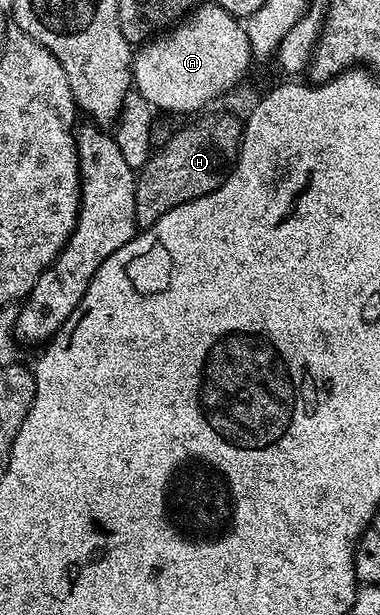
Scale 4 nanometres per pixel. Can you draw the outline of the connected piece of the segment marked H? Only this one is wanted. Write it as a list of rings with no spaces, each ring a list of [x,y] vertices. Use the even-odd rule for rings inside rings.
[[[224,111],[218,112],[217,115],[203,115],[204,114],[201,114],[199,117],[196,117],[201,117],[201,119],[196,119],[193,123],[186,124],[185,127],[173,137],[173,139],[166,140],[161,147],[159,144],[159,146],[153,150],[152,154],[148,156],[148,160],[145,161],[143,167],[139,168],[136,176],[136,192],[134,193],[134,217],[136,218],[137,228],[143,229],[150,225],[154,225],[159,219],[166,217],[166,213],[170,213],[170,209],[178,209],[178,205],[189,203],[198,197],[206,197],[210,193],[214,193],[214,189],[218,189],[224,184],[226,177],[232,171],[233,167],[236,166],[240,157],[240,142],[242,141],[242,133],[244,132],[243,122],[241,122],[239,118],[236,120],[234,116],[227,115]]]

